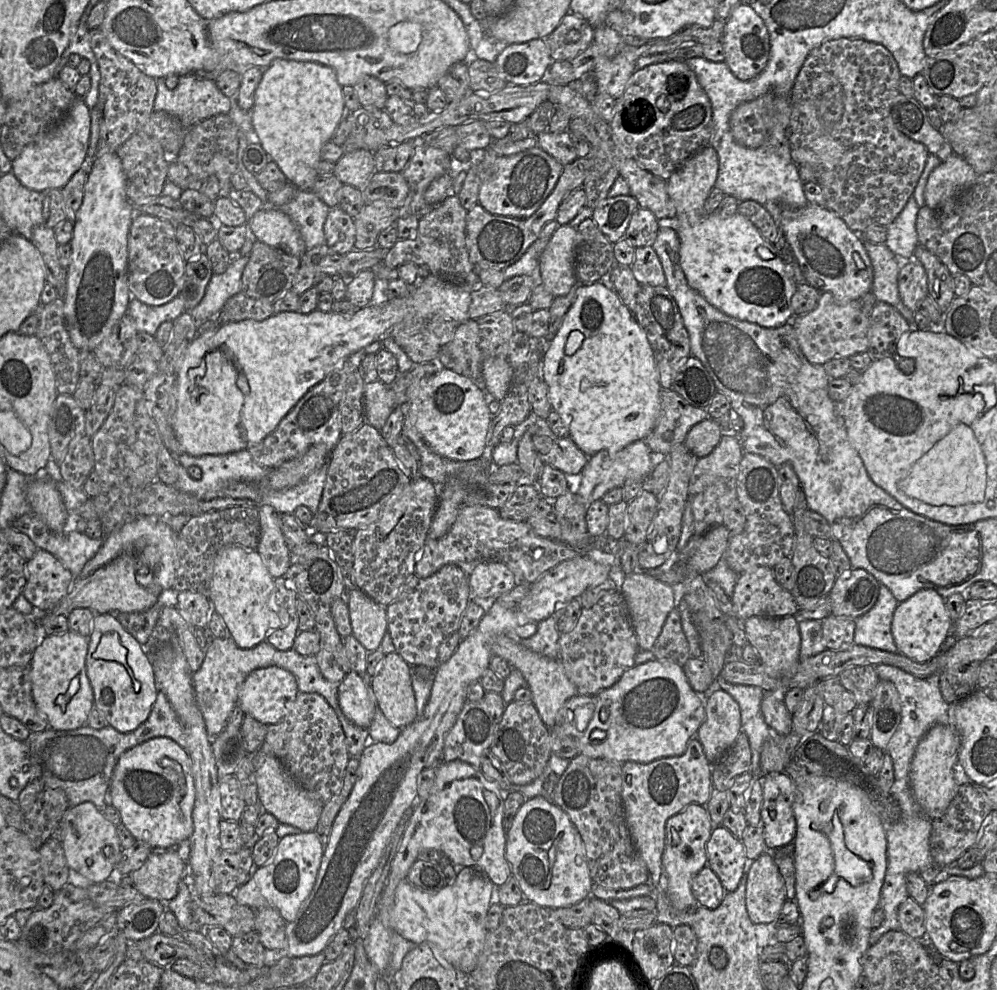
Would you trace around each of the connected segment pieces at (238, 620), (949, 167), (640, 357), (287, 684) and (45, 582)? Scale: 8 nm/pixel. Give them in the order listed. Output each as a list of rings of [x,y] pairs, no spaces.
[[[240,545],[222,548],[214,561],[209,600],[215,612],[224,620],[232,639],[242,649],[250,649],[265,641],[267,635],[281,625],[275,610],[269,607],[269,598],[274,591],[274,578],[257,550],[248,550]]]
[[[953,153],[930,173],[924,189],[925,206],[937,209],[968,188],[977,174],[960,155]]]
[[[602,283],[580,284],[578,286],[576,298],[564,316],[556,336],[546,345],[546,351],[543,355],[542,379],[548,386],[548,399],[552,410],[566,422],[569,427],[570,438],[588,457],[592,457],[603,450],[608,451],[608,453],[617,453],[635,441],[645,440],[652,432],[661,411],[659,374],[647,336],[617,293]]]
[[[269,666],[252,671],[245,679],[238,696],[238,705],[249,715],[265,725],[281,722],[290,712],[299,693],[295,676],[278,666]]]
[[[38,549],[26,563],[22,594],[34,609],[51,611],[66,596],[74,577],[56,557]]]

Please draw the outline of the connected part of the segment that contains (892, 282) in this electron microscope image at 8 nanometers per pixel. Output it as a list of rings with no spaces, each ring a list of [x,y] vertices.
[[[863,239],[865,250],[873,268],[871,291],[878,301],[886,302],[896,308],[909,323],[911,331],[918,330],[914,312],[902,302],[898,290],[900,259],[884,244],[875,244]]]

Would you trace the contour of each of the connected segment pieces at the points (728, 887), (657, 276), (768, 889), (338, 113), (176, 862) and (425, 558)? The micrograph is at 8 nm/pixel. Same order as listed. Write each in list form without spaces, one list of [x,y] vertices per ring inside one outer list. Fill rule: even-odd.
[[[721,824],[713,828],[706,850],[707,866],[718,876],[726,892],[734,892],[748,860],[743,842]]]
[[[652,246],[635,249],[631,269],[635,278],[651,286],[666,286],[666,278],[661,262]]]
[[[771,851],[750,862],[746,883],[746,908],[755,924],[776,925],[787,901],[786,886]]]
[[[275,59],[265,68],[255,91],[251,116],[259,143],[278,164],[288,182],[299,190],[312,191],[319,175],[321,150],[346,117],[342,89],[335,71],[328,66]]]
[[[176,849],[153,850],[144,864],[130,874],[131,884],[145,898],[168,903],[187,876],[187,862]]]
[[[466,506],[466,507],[460,508],[455,522],[453,523],[449,531],[446,533],[446,535],[444,535],[443,537],[439,539],[429,538],[427,535],[427,538],[426,538],[426,541],[422,550],[416,555],[415,574],[420,578],[428,578],[432,576],[434,573],[436,573],[444,565],[454,564],[454,565],[457,565],[459,568],[461,568],[466,575],[470,575],[472,571],[475,569],[475,567],[480,563],[497,562],[497,563],[502,563],[506,565],[506,567],[508,567],[513,572],[518,583],[525,583],[527,585],[532,585],[539,578],[541,578],[545,573],[547,573],[549,570],[553,569],[560,563],[564,561],[572,560],[576,557],[583,556],[585,554],[586,553],[578,553],[576,550],[570,548],[566,544],[561,543],[559,541],[554,541],[553,539],[547,539],[547,538],[538,536],[526,522],[515,522],[515,521],[503,519],[499,515],[499,512],[497,509],[484,507],[484,506]]]

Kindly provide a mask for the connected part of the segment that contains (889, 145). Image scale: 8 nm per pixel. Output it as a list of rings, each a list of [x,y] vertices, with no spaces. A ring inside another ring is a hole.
[[[832,39],[810,51],[789,95],[792,111],[787,137],[791,159],[797,165],[811,166],[823,190],[824,207],[836,213],[859,235],[870,225],[888,226],[896,219],[913,196],[929,156],[926,147],[903,134],[892,119],[892,108],[900,95],[901,76],[894,57],[881,44],[863,39]],[[835,85],[842,87],[844,111],[840,121],[826,124],[819,116],[818,102]]]

